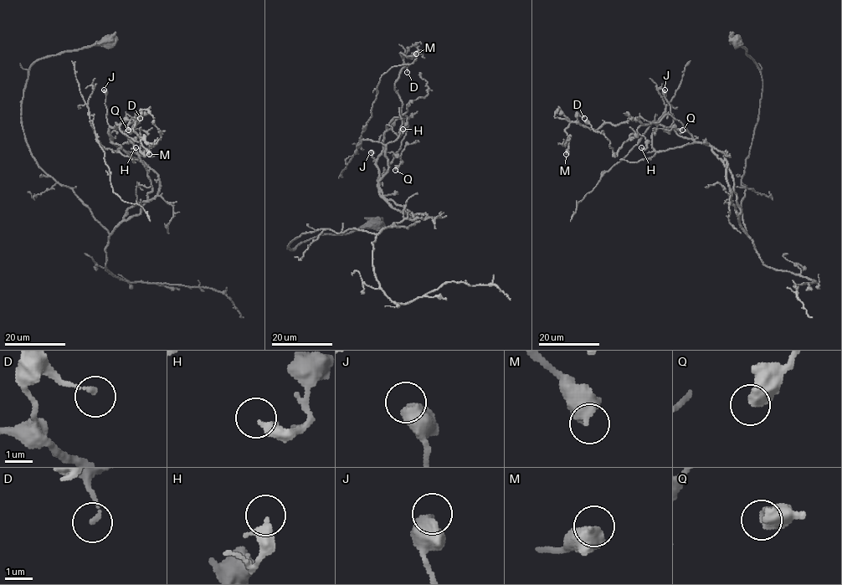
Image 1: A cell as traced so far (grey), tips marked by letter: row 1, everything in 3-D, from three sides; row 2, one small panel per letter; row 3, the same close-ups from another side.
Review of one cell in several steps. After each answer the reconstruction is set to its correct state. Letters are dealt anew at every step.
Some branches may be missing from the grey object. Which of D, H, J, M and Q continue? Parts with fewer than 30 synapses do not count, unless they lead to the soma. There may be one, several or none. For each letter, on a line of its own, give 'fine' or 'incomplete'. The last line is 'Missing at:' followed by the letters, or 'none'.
D: fine
H: fine
J: fine
M: fine
Q: fine
Missing at: none

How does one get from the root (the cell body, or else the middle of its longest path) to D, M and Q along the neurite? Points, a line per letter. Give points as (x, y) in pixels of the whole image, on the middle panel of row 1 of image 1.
D: (374, 223), (288, 247), (321, 229), (419, 222), (384, 197), (376, 164), (407, 72)
M: (374, 223), (288, 247), (321, 229), (419, 222), (384, 197), (376, 164), (401, 114), (400, 53), (416, 53)
Q: (374, 223), (288, 247), (321, 229), (377, 234), (419, 222), (382, 194), (377, 157), (397, 155), (395, 170)

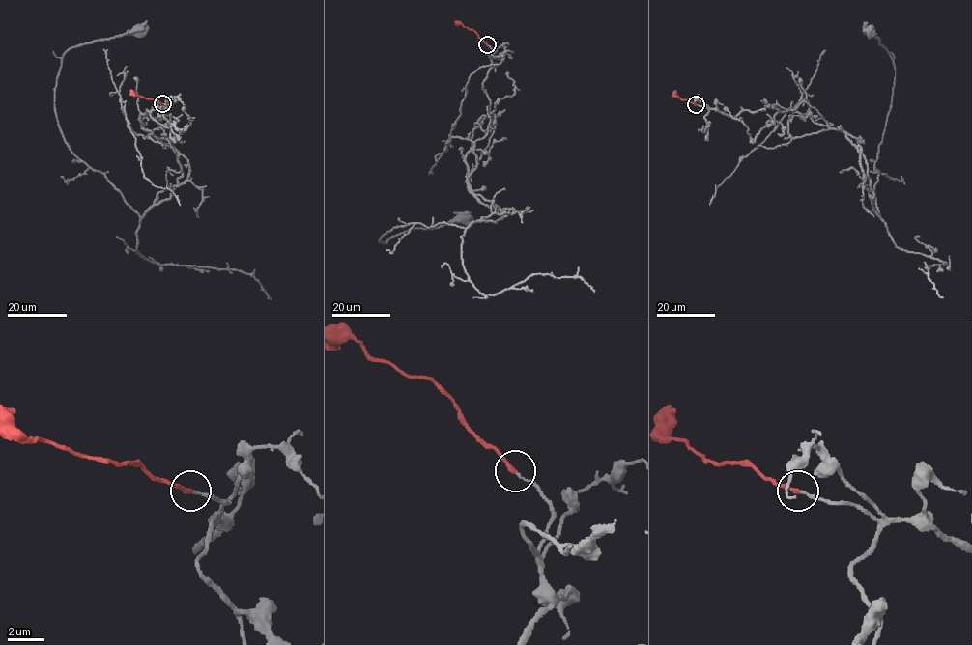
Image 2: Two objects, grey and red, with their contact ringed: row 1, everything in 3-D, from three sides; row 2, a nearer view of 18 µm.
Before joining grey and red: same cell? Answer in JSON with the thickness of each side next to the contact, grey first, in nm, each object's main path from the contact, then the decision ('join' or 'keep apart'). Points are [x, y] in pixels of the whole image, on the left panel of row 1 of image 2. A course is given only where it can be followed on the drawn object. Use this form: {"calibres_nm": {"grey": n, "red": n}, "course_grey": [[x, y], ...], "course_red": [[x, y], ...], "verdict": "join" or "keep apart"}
{"calibres_nm": {"grey": 120, "red": 220}, "course_grey": [[162, 103], [140, 120], [182, 175], [140, 217], [71, 150], [54, 109], [70, 49], [138, 30]], "course_red": [[162, 103], [137, 96], [130, 90]], "verdict": "join"}

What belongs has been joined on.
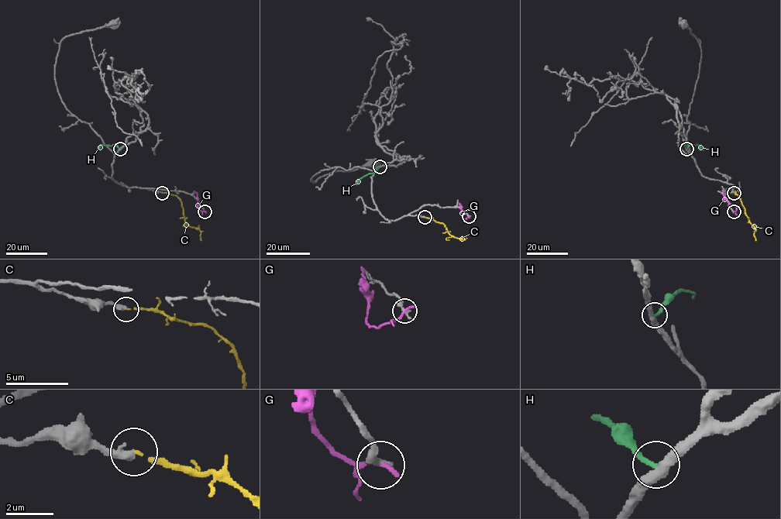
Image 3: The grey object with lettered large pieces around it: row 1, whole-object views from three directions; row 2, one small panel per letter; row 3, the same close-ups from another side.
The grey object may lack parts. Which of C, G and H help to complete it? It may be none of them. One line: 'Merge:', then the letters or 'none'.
Merge: C

